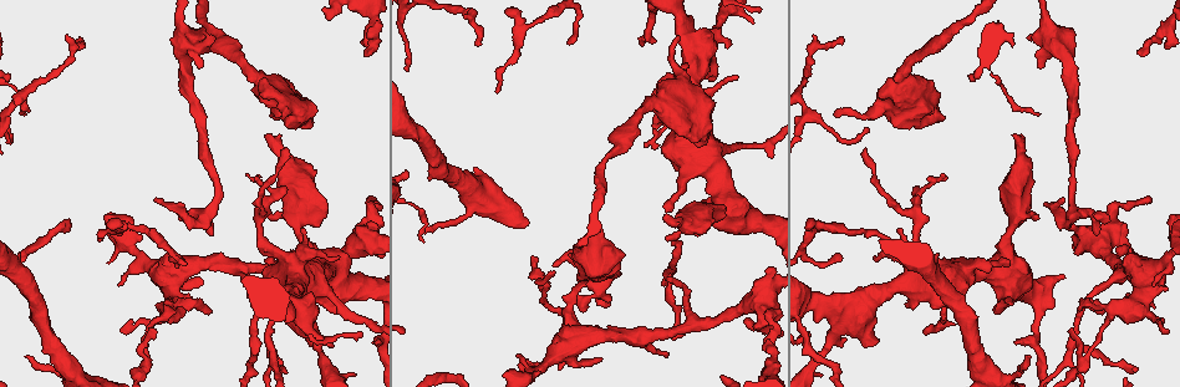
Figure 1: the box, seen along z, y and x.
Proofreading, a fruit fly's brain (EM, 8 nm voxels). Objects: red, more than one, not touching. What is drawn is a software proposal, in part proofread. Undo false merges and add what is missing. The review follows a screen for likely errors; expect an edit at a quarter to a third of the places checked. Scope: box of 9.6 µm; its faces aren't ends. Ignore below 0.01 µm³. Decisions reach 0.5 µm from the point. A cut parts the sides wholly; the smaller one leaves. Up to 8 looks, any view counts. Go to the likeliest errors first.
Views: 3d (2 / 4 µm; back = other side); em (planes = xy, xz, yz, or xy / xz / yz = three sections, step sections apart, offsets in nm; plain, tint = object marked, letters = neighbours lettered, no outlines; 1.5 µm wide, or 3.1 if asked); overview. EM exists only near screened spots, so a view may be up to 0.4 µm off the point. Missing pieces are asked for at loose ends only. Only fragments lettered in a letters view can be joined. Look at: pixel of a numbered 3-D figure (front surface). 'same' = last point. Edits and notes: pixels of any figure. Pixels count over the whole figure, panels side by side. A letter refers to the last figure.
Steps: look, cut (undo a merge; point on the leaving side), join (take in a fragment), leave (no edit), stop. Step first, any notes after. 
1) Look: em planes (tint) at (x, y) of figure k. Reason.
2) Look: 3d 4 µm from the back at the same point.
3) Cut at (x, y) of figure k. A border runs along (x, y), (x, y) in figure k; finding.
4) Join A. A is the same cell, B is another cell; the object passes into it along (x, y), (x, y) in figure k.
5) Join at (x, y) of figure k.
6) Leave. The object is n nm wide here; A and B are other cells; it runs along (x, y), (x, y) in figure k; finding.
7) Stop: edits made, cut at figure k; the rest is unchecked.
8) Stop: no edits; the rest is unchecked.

Look: 3d 2 µm at (100, 240) of figure 1. Thin end.

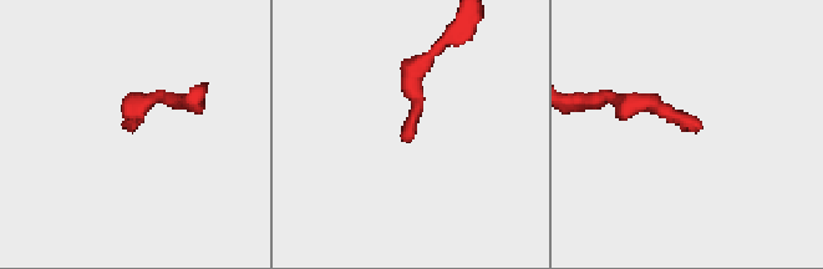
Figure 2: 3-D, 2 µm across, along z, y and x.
Look: em yz step 4 (plain) at (134, 129) of figure 2. Now the EM.

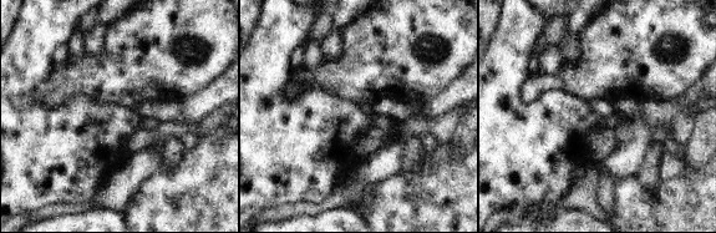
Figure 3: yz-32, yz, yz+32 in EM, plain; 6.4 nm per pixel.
Look: em yz step 4 (letters) at the same point. See the neighbours.

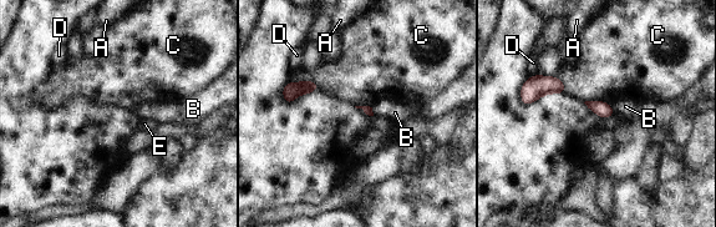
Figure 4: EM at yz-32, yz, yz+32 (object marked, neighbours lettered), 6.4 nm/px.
Leave. A, B, C, D and E are other cells; a border runs along (614, 112), (604, 119) in figure 4; none of them fits.

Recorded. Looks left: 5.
Look: em planes (plain) at (476, 45) of figure 1. Tapers out.

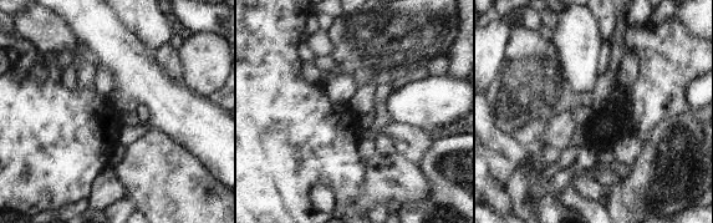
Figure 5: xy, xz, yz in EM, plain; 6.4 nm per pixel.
Look: em planes (letters) at the same point.

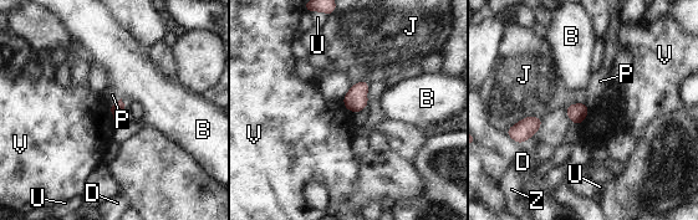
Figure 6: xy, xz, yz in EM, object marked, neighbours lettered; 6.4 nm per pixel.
Leave. The longest contact is with J, 260 nm; B, D, J, P, U, V and Z are other cells; no lettered fragment goes on from it.

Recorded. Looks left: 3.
Look: 3d 4 µm at (1029, 35) of figure 1. Thick end.

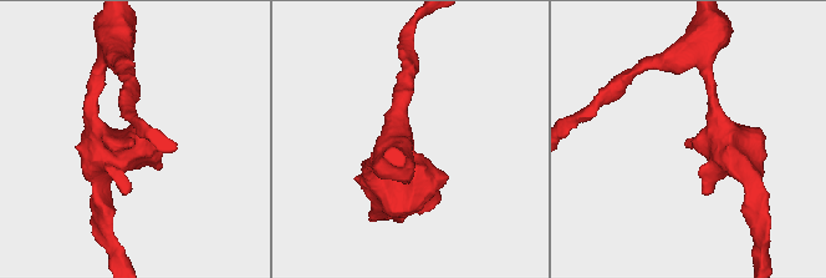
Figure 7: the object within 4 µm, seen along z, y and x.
Look: em 3.1 µm planes (letters) at (686, 141) of figure 7. Need the tissue.

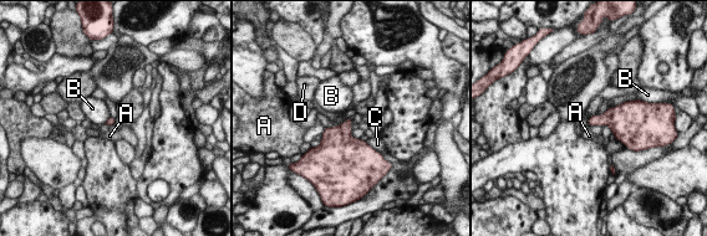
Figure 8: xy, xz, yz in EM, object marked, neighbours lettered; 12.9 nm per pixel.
Leave. A, B, C and D are other cells; a border runs along (629, 99), (614, 107) in figure 8; none of them fits.

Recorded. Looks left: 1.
Stop: no edits; the rest is unchecked.

